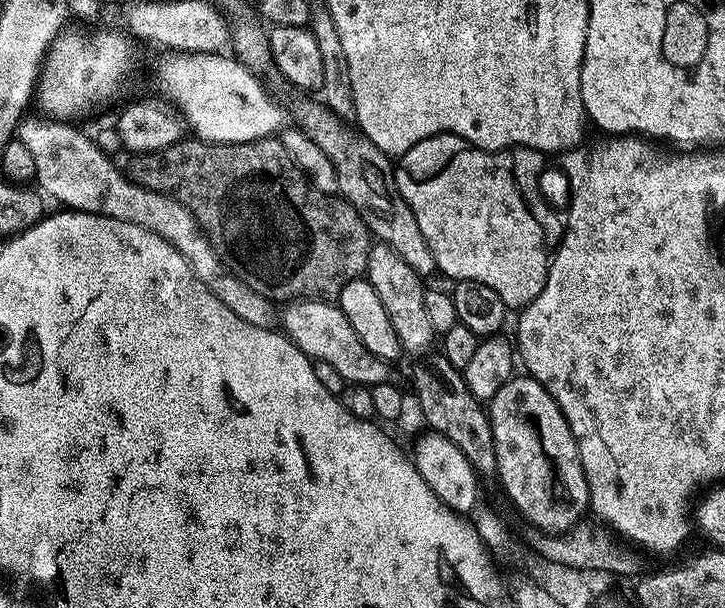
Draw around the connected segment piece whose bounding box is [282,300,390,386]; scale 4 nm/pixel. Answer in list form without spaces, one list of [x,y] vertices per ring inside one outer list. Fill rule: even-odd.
[[[297,300],[289,303],[285,308],[288,309],[282,312],[282,320],[284,316],[283,329],[286,331],[288,339],[299,346],[308,355],[309,360],[321,360],[329,363],[350,384],[367,384],[371,386],[385,383],[389,379],[389,361],[370,354],[370,350],[366,350],[366,346],[362,346],[362,338],[358,338],[358,334],[354,334],[354,326],[350,326],[350,322],[346,322],[346,314],[342,314],[342,310],[335,303],[326,300]]]

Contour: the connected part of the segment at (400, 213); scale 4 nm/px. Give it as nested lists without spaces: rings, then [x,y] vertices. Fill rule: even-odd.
[[[300,98],[293,110],[295,127],[315,142],[318,147],[334,162],[338,174],[339,195],[356,207],[369,233],[379,243],[388,244],[406,263],[419,272],[421,277],[428,278],[431,272],[437,271],[434,254],[430,254],[426,238],[418,230],[418,222],[410,206],[402,198],[396,185],[396,168],[393,161],[374,142],[364,137],[345,117],[331,112],[316,98]]]

